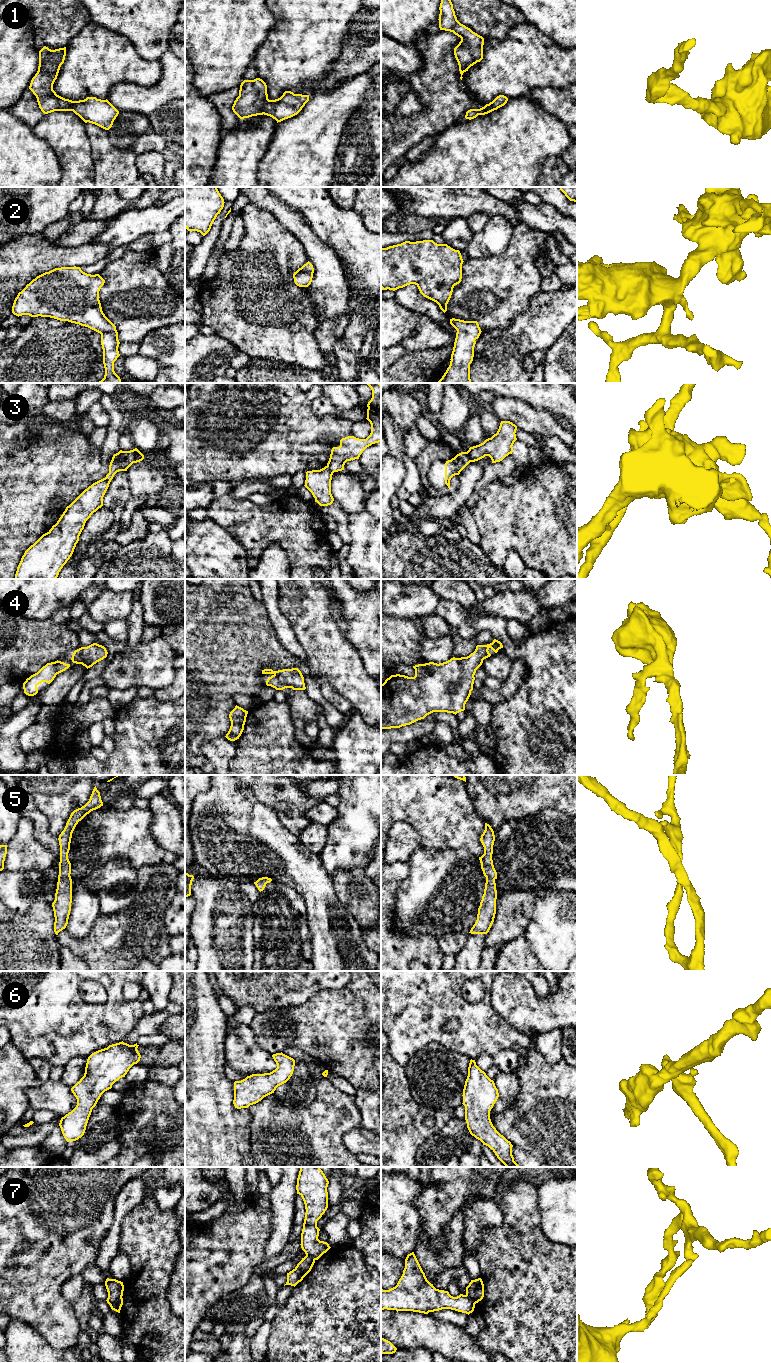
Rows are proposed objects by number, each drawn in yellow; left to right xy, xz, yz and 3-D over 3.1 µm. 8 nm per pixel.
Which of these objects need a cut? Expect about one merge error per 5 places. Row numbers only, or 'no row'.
3, 7

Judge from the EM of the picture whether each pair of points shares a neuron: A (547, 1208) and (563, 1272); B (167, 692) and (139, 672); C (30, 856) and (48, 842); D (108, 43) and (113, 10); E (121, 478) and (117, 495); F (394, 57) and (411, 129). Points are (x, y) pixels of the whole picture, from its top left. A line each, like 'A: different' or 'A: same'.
A: different
B: different
C: different
D: different
E: same
F: different

